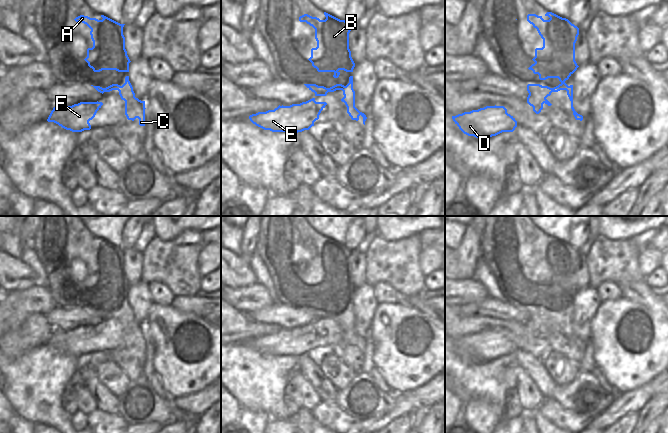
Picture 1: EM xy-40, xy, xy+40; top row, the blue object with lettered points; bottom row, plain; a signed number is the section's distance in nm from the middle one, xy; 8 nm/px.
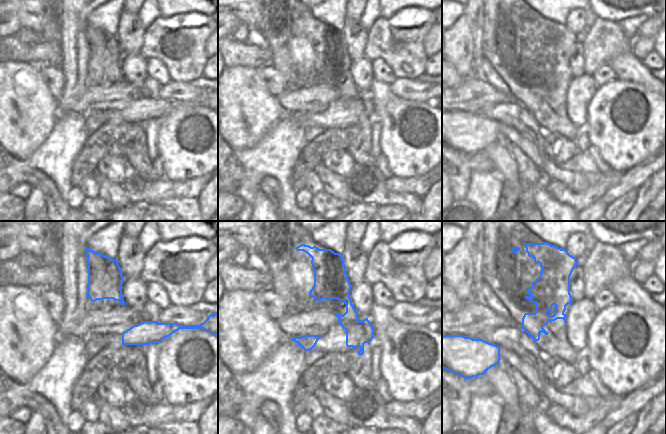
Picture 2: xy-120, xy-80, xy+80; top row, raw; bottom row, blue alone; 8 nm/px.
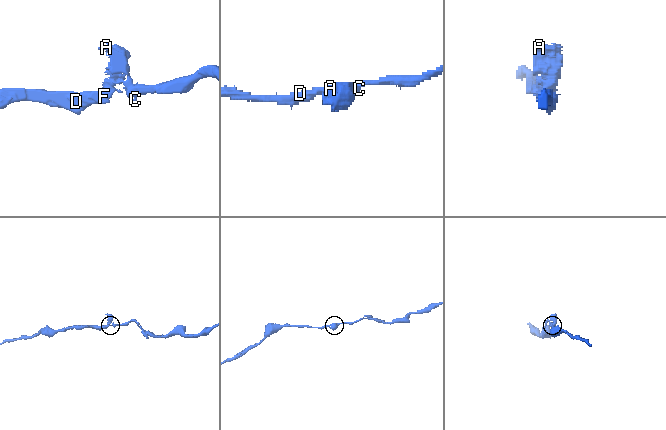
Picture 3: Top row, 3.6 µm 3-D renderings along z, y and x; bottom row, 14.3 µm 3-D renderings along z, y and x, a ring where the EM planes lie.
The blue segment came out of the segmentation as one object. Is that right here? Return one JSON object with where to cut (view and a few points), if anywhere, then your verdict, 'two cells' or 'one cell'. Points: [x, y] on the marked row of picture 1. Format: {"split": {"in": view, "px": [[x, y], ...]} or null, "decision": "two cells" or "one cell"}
{"split": null, "decision": "one cell"}

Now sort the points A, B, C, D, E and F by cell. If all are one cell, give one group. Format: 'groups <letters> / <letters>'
groups A B C D E F

